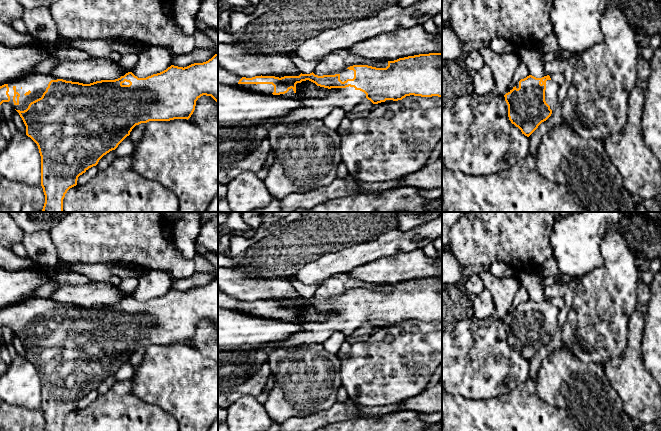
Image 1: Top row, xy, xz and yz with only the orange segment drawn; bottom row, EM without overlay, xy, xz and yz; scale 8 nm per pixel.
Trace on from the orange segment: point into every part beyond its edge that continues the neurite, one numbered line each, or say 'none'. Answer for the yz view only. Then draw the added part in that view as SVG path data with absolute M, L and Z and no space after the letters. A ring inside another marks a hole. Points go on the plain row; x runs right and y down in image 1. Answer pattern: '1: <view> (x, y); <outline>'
1: yz (551, 317); M553 304L546 305L546 314L545 314L545 325L550 330L551 334L554 334L558 326L558 315L560 309Z

